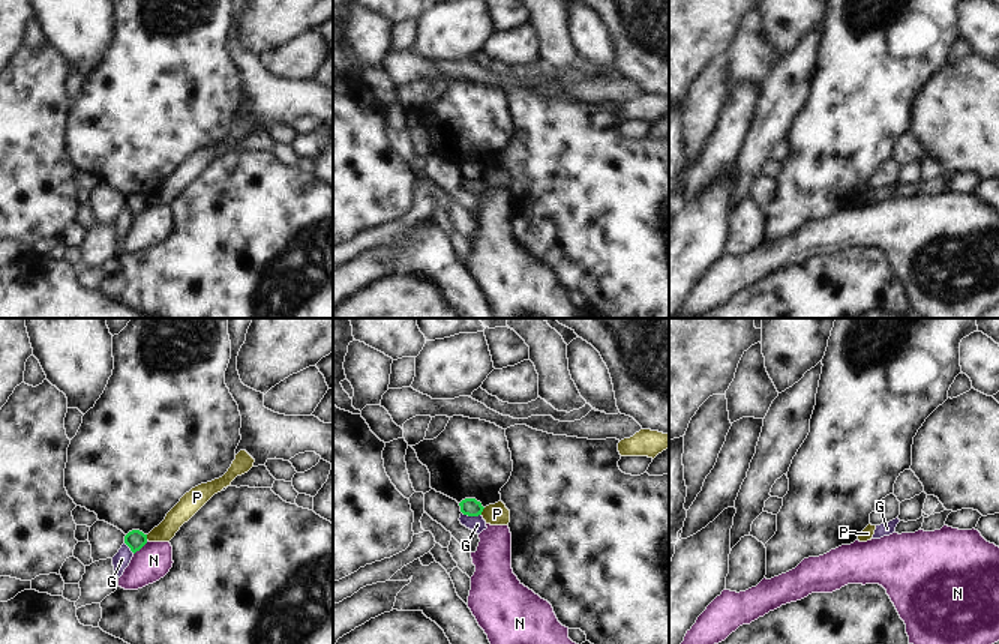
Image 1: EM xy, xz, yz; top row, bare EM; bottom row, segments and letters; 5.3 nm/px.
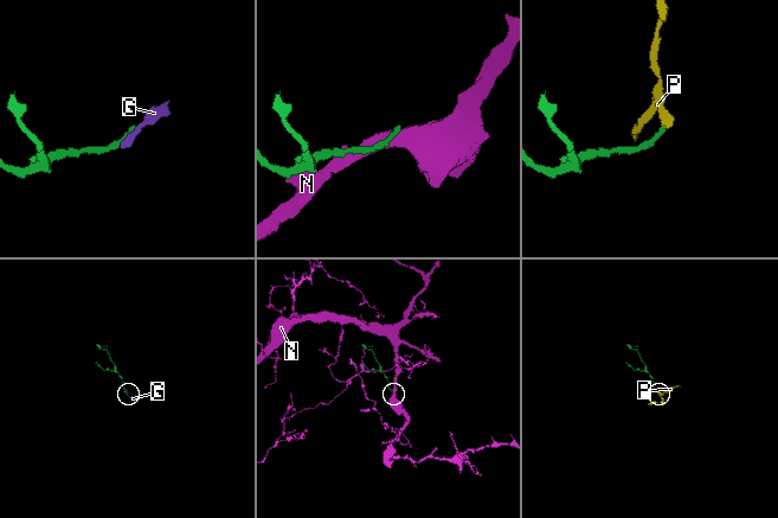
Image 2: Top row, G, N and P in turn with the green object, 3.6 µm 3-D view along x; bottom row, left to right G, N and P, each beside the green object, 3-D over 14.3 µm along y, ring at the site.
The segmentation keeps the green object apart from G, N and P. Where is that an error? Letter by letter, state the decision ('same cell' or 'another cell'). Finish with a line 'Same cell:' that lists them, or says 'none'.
G: another cell
N: another cell
P: another cell
Same cell: none

